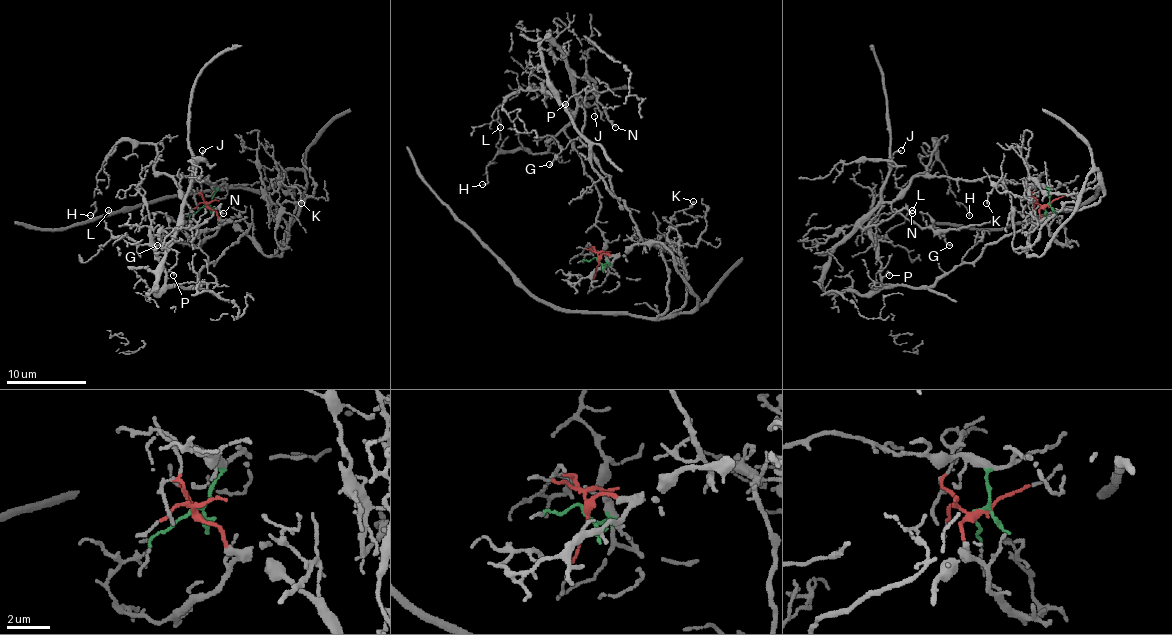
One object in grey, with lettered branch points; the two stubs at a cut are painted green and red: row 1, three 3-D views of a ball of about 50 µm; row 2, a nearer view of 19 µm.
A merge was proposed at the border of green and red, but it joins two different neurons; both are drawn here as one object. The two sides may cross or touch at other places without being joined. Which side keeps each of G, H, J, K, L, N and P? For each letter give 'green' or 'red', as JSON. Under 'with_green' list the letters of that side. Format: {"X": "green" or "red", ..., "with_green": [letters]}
{"G": "green", "H": "green", "J": "green", "K": "red", "L": "green", "N": "green", "P": "green", "with_green": ["G", "H", "J", "L", "N", "P"]}

